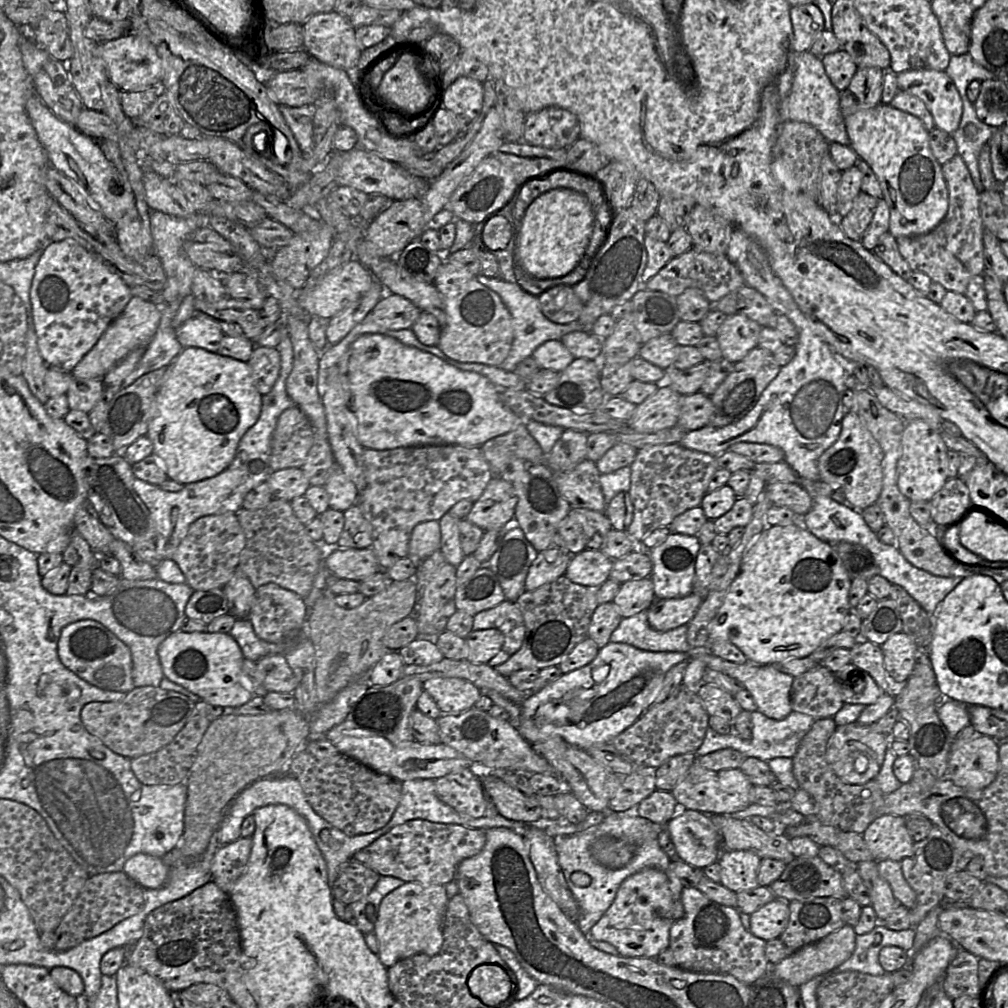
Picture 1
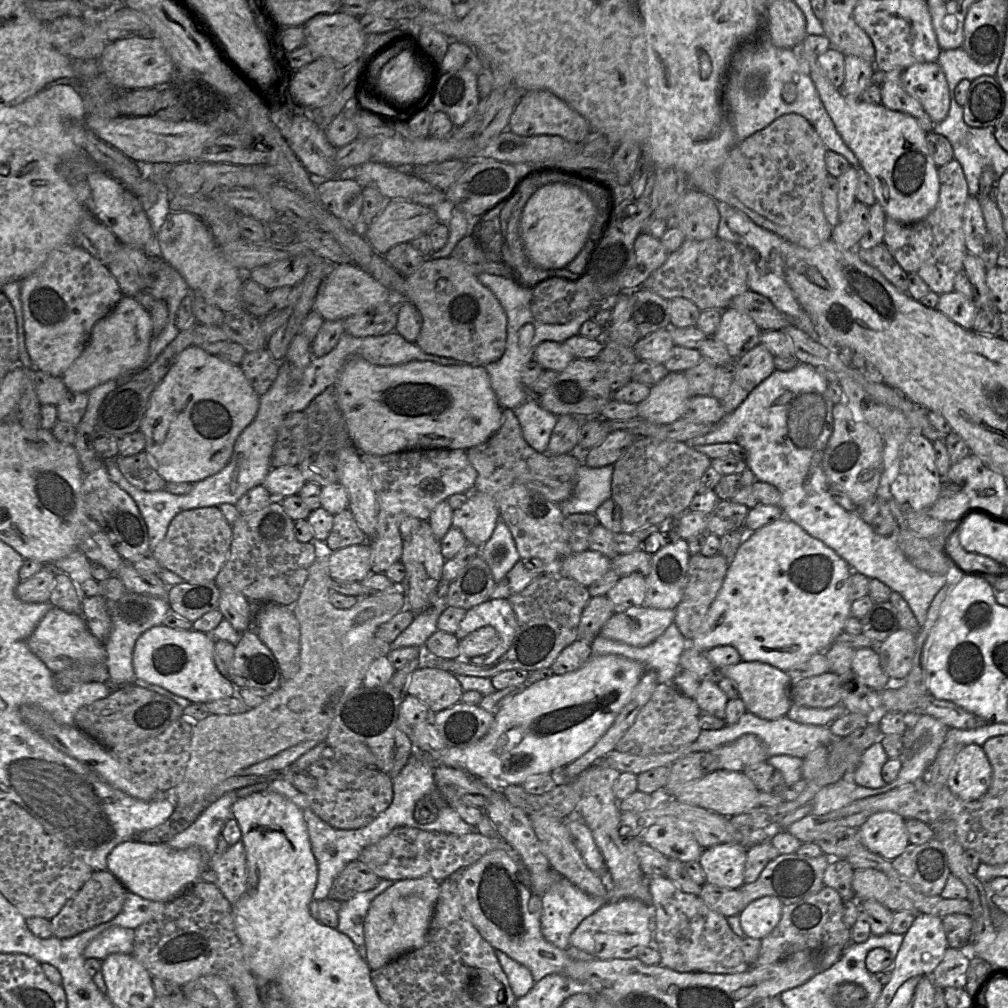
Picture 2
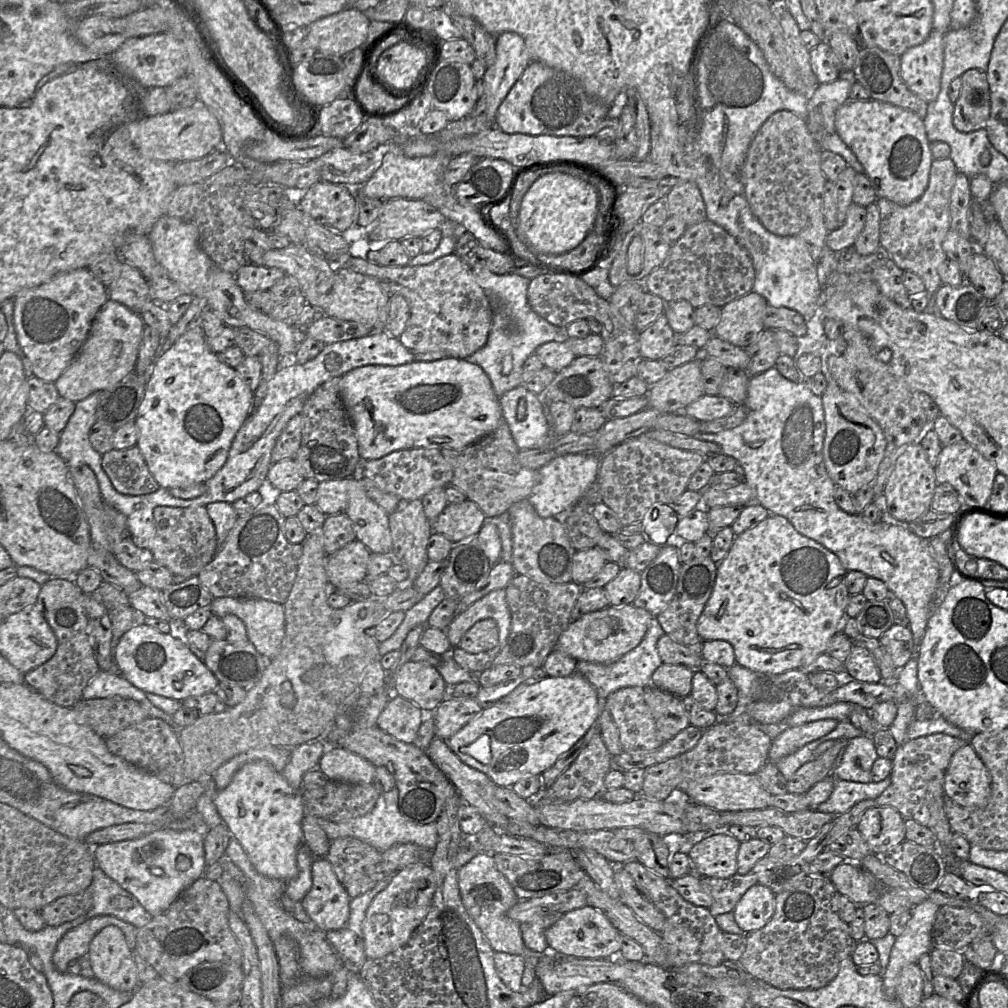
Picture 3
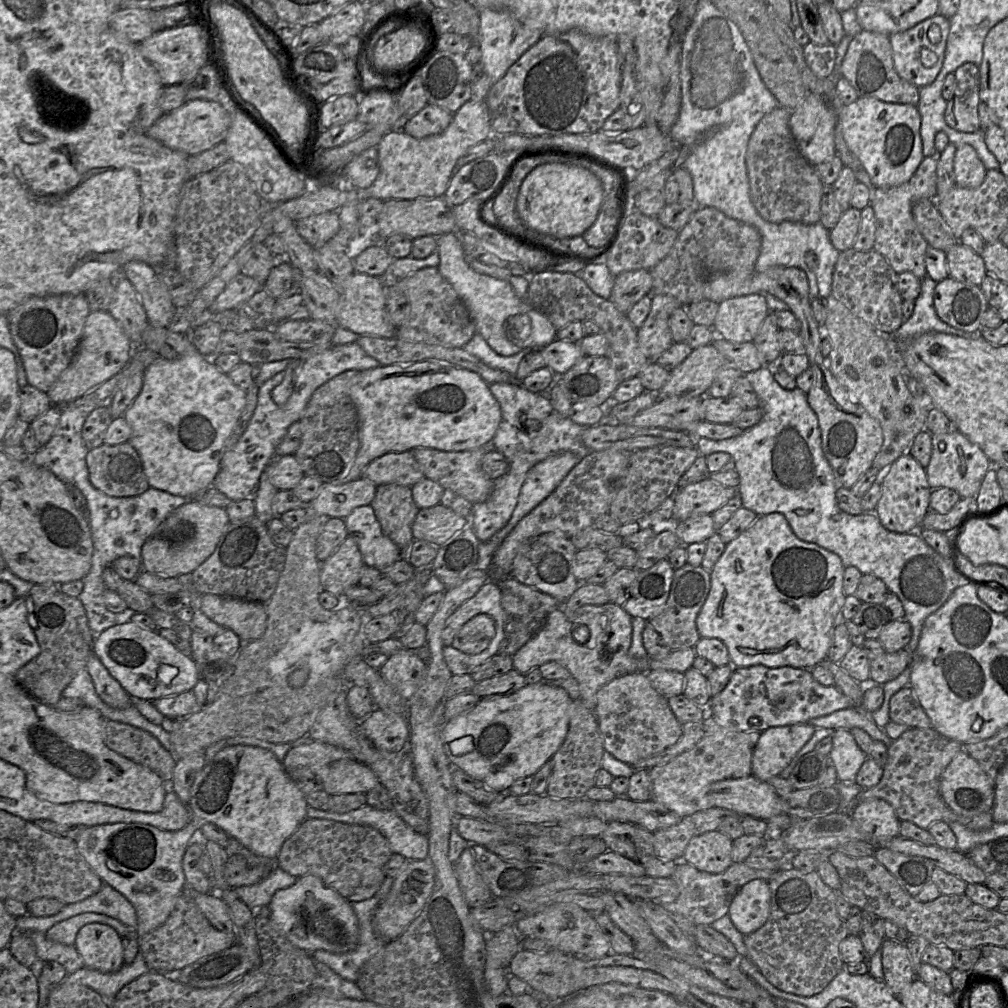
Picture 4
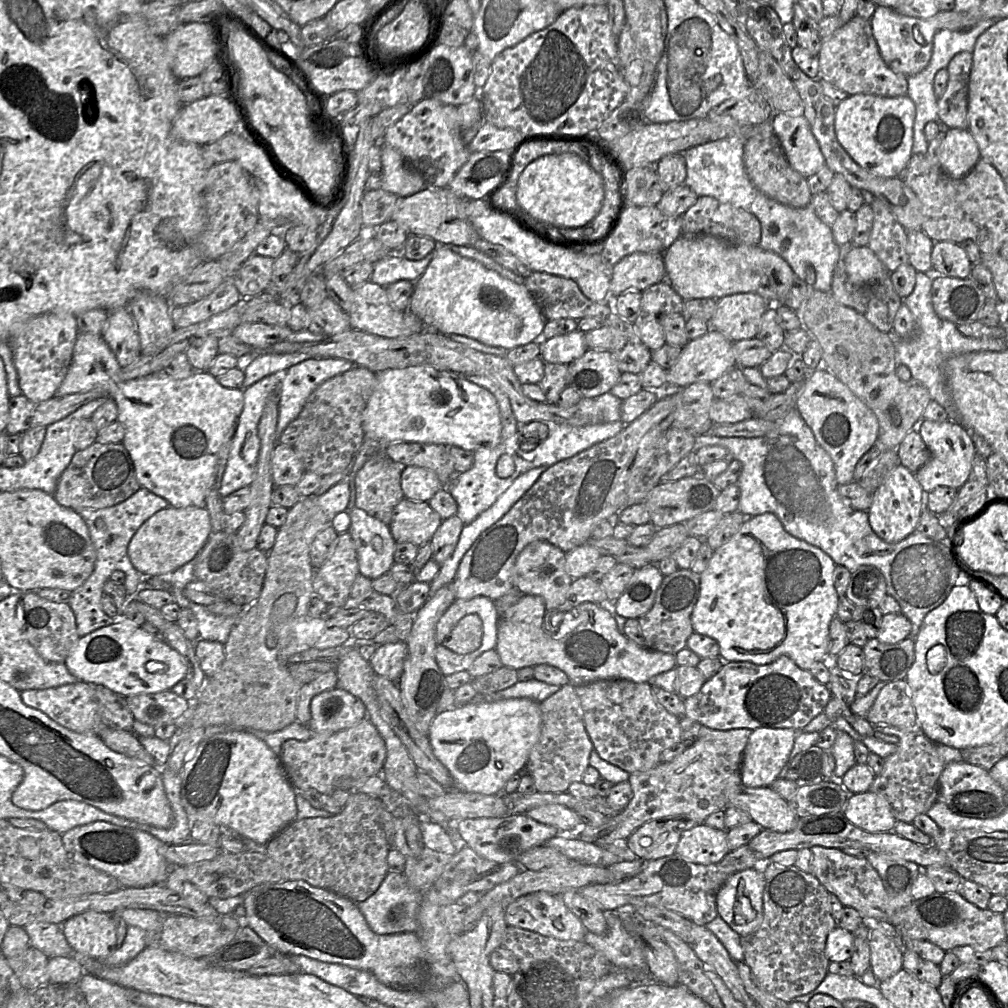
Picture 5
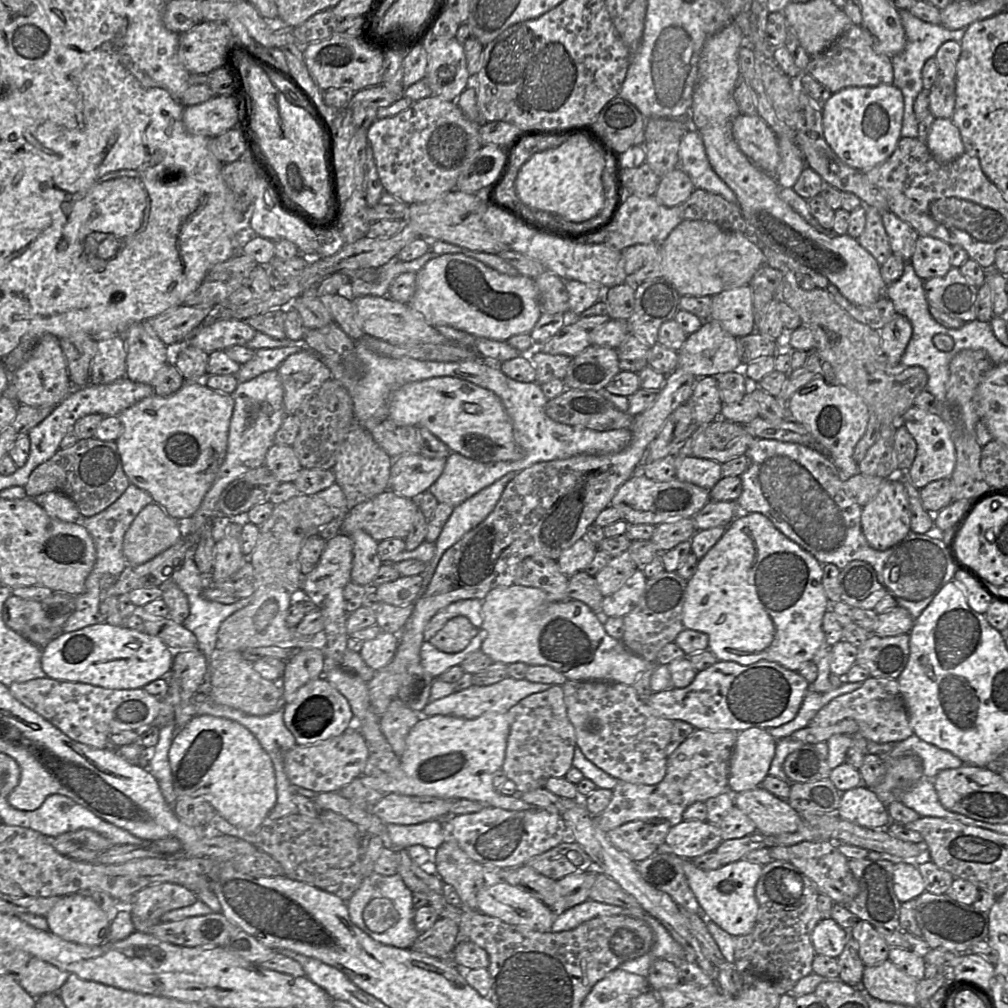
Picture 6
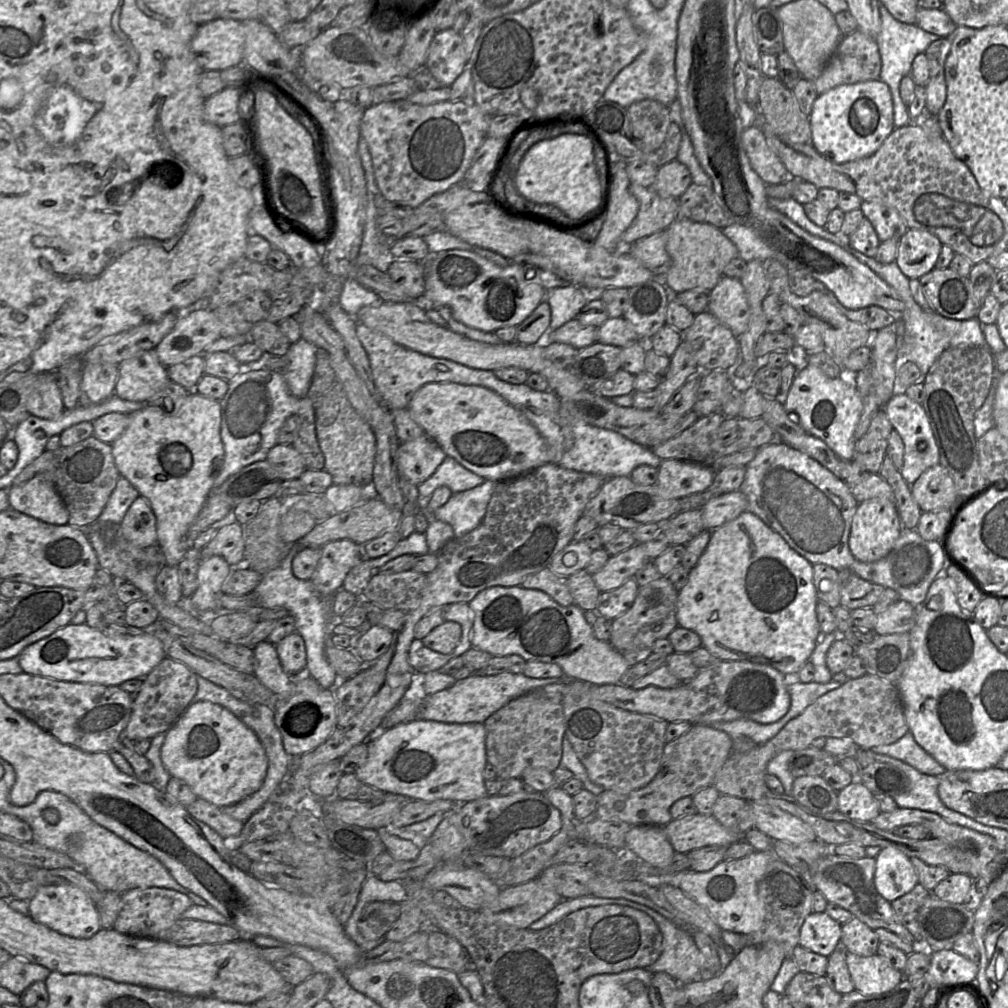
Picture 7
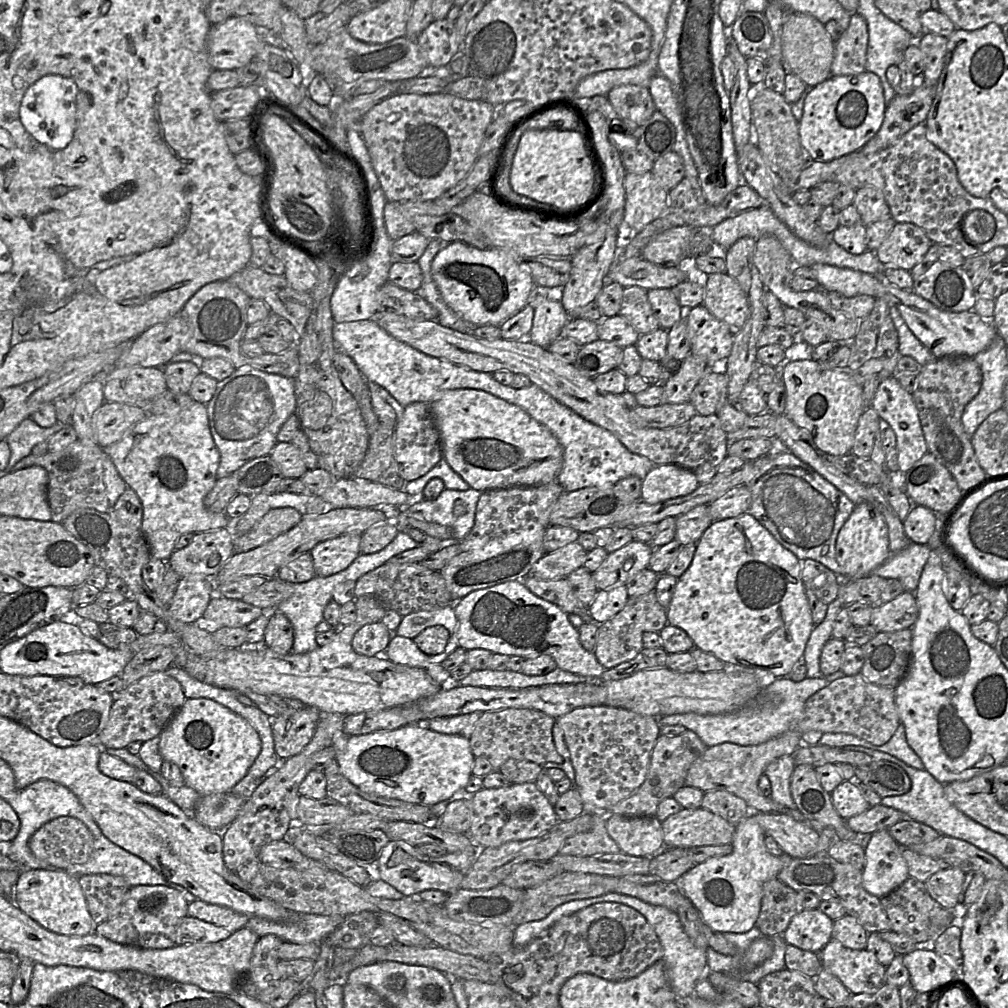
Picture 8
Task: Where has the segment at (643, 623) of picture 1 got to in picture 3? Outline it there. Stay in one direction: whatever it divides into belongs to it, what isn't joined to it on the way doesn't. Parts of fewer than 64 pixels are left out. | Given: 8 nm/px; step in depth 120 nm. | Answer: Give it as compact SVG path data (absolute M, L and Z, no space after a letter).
M654 617L637 647L610 664L580 661L577 663L575 673L584 677L596 689L598 697L602 701L621 688L634 686L646 688L652 684L653 673L663 663L657 651L657 642L663 634L663 629Z

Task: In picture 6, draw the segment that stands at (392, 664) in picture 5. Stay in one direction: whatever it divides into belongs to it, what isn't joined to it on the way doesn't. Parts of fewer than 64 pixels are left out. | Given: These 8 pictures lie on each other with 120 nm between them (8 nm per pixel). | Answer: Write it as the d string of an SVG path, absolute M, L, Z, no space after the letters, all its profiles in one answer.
M381 631L374 639L363 642L359 654L370 668L377 671L392 661L398 642L398 635Z

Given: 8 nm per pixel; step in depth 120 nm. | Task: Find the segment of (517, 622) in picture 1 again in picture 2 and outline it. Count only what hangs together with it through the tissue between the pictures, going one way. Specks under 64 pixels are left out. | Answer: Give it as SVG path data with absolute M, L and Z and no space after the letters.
M491 598L469 610L461 621L455 636L462 640L483 626L492 626L499 634L499 643L491 652L469 658L474 665L488 665L503 656L511 647L517 633L518 623L508 599Z

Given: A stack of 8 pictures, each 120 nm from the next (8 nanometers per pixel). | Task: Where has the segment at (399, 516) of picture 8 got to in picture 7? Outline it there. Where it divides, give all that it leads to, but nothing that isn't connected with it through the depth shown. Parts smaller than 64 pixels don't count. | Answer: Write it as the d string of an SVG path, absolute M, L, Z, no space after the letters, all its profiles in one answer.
M486 480L472 489L452 493L449 500L433 514L452 527L455 538L462 537L482 522L495 485L496 482Z

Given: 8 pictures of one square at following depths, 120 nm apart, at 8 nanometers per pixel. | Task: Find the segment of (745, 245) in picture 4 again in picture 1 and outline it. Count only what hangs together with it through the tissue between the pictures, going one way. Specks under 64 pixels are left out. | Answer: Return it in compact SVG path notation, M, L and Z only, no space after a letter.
M693 246L685 253L673 257L643 287L647 290L660 291L671 296L678 296L687 288L698 288L704 292L706 298L713 305L744 285L745 281L742 274L726 255L704 252Z

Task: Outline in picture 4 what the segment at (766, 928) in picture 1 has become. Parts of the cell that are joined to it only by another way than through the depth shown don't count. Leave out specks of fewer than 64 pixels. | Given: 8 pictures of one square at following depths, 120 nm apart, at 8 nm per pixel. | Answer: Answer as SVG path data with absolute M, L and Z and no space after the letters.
M754 879L742 886L733 898L728 915L743 935L755 932L769 917L771 894L768 882Z

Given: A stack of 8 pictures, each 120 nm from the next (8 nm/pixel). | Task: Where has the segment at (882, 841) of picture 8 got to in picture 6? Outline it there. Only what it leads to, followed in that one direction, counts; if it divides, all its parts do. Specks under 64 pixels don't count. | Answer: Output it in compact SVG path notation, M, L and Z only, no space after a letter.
M915 861L894 862L893 887L901 903L916 899L925 892L925 883Z

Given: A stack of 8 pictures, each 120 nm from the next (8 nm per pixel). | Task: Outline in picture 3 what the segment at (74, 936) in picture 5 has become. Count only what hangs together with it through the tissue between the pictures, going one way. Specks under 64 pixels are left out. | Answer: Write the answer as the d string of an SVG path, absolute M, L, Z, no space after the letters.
M110 925L99 931L89 945L86 955L90 961L95 977L102 983L118 991L134 992L140 985L134 951L126 942L123 932Z

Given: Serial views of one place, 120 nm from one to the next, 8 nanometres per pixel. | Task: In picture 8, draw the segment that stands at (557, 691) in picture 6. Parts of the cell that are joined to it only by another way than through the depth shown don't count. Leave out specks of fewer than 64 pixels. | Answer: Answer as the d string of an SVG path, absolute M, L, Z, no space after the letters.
M505 708L482 712L469 739L475 757L487 759L493 771L509 759L526 760L539 765L562 763L553 741L552 729L556 719L542 711L528 708Z

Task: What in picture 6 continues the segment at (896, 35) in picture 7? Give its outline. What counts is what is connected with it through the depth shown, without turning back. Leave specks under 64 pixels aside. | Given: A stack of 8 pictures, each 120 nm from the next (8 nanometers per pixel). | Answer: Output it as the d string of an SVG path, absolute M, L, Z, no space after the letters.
M898 10L905 30L906 44L904 50L891 58L894 79L892 85L903 95L904 112L901 126L901 137L917 138L918 128L913 105L919 93L923 90L922 68L925 62L934 58L939 47L947 42L954 41L960 44L965 29L948 30L941 25L926 23L914 17L907 10Z

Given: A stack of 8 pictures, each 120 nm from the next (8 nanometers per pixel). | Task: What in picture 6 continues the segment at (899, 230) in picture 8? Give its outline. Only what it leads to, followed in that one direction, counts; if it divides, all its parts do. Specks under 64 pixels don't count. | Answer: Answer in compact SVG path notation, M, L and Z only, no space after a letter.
M919 236L909 261L922 280L944 276L951 268L951 246L942 240Z

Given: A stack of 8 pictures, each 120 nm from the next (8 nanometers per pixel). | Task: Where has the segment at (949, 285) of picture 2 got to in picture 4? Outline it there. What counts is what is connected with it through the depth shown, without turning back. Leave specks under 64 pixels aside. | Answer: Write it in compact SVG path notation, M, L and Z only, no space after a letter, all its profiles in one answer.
M924 157L912 177L905 183L870 190L870 206L874 210L876 233L873 250L886 258L899 274L911 272L920 280L927 276L925 254L928 243L919 232L912 215L912 205L917 200L933 199L937 193L937 157Z

